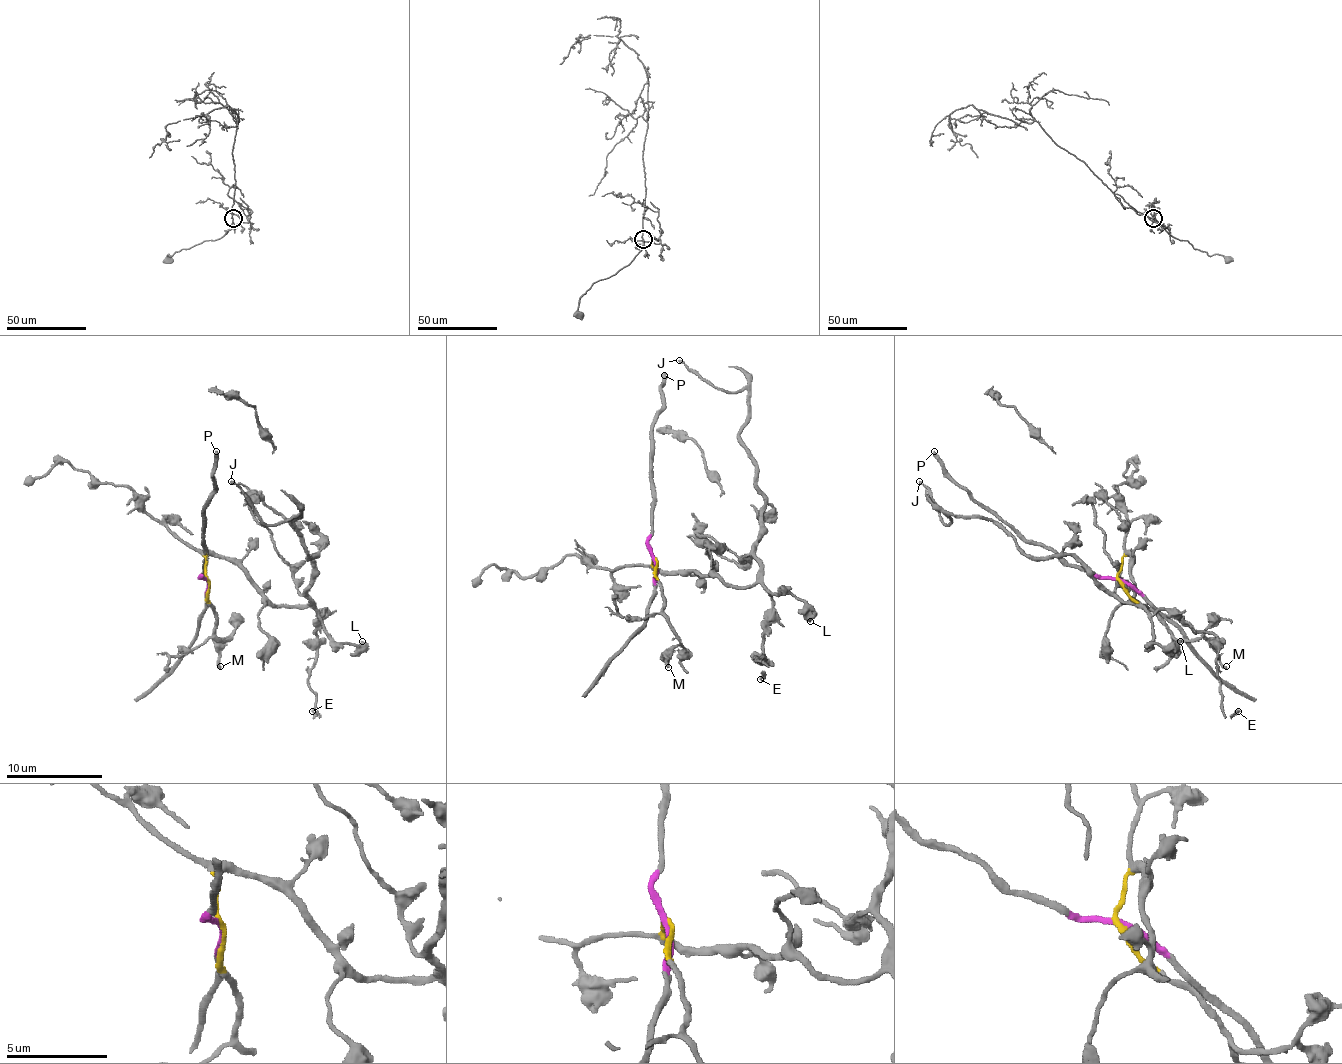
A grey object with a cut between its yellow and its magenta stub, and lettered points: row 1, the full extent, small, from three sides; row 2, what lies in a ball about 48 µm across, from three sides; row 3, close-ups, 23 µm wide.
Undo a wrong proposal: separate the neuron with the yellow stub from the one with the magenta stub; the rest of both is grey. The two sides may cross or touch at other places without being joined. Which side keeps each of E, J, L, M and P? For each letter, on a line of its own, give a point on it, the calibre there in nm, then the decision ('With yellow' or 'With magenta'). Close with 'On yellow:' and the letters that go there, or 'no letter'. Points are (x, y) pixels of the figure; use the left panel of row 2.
E: Place: (312, 711). Thickness 260 nm. With yellow
J: Place: (231, 481). Thickness 170 nm. With yellow
L: Place: (362, 641). Thickness 480 nm. With yellow
M: Place: (220, 666). Thickness 200 nm. With yellow
P: Place: (216, 451). Thickness 320 nm. With magenta
On yellow: E, J, L, M

